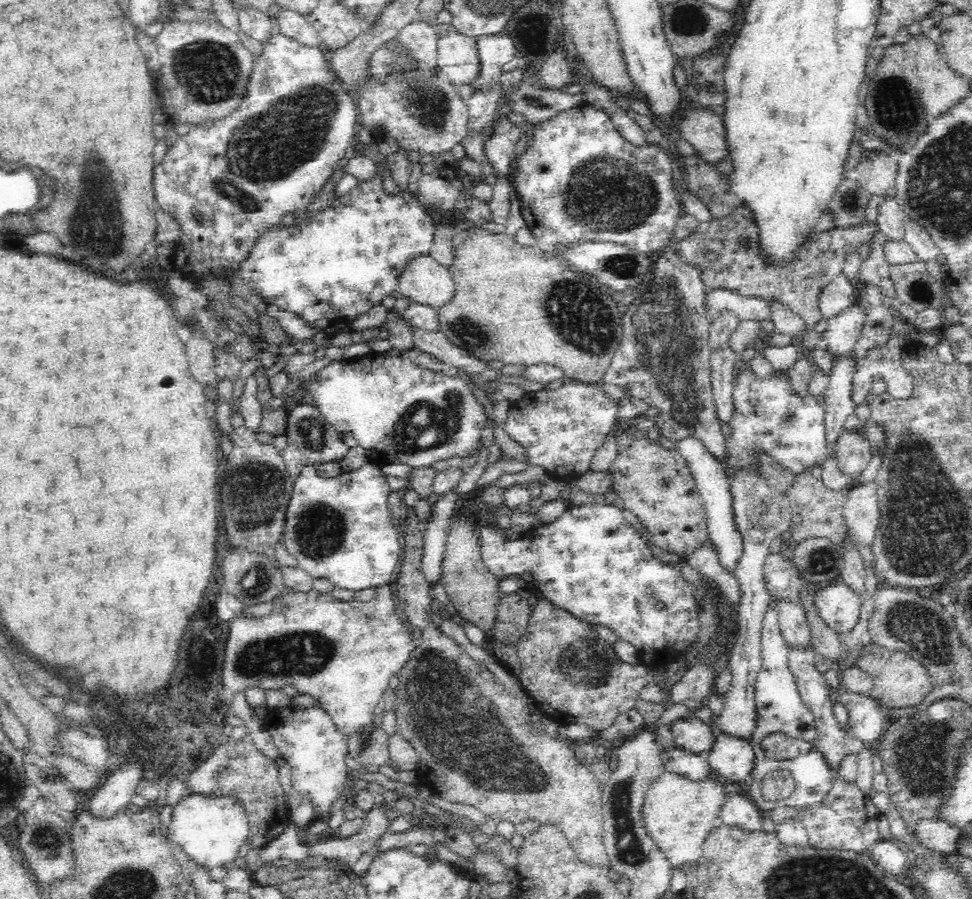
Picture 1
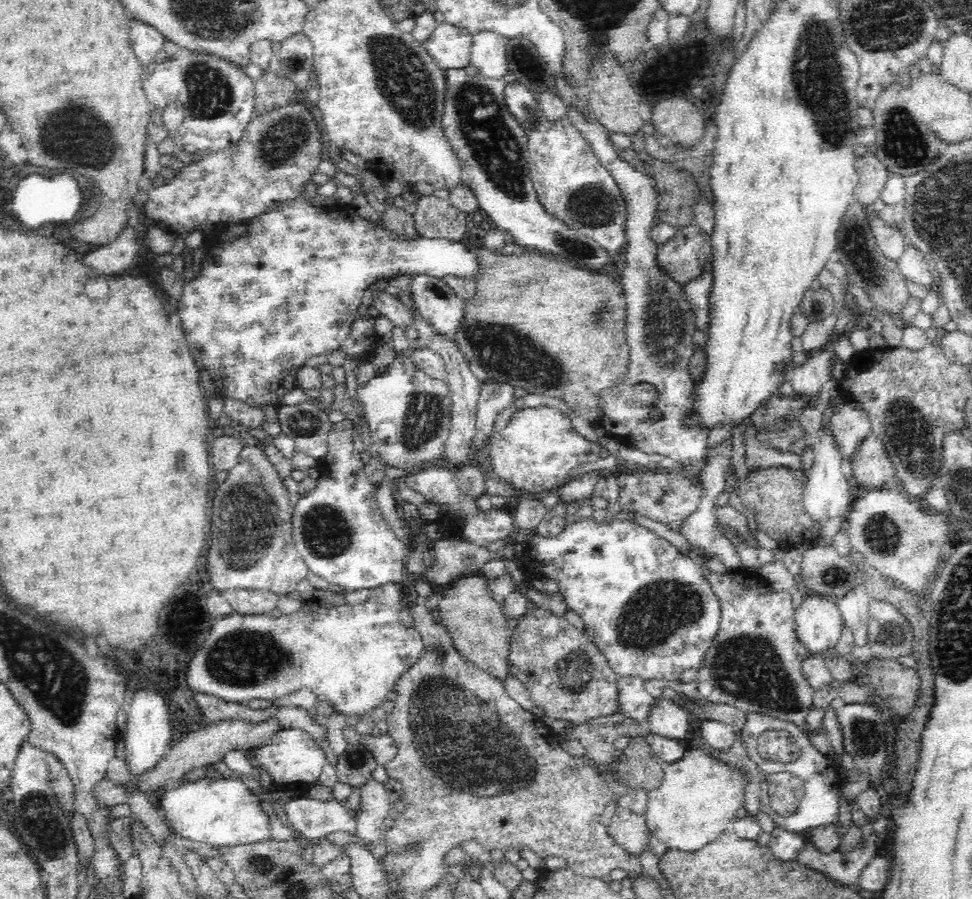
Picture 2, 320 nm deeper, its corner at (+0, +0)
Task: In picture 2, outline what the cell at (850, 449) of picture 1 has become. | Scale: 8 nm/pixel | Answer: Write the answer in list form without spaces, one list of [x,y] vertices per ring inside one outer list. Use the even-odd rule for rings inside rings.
[[[870,433],[861,440],[848,462],[848,471],[862,489],[881,488],[895,478],[893,466],[883,442]]]

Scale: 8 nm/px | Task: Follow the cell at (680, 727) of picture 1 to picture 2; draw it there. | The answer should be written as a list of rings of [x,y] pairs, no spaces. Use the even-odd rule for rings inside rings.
[[[658,698],[647,719],[652,734],[677,741],[688,736],[691,715],[675,701]]]

